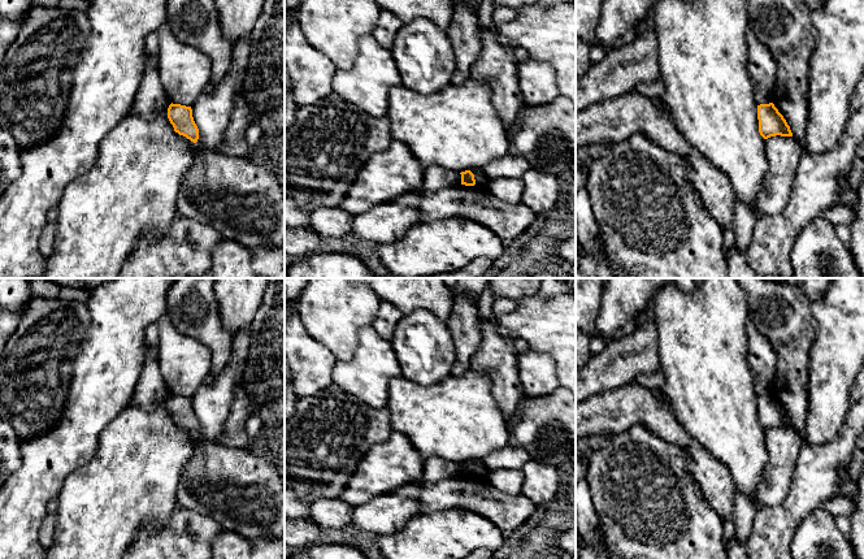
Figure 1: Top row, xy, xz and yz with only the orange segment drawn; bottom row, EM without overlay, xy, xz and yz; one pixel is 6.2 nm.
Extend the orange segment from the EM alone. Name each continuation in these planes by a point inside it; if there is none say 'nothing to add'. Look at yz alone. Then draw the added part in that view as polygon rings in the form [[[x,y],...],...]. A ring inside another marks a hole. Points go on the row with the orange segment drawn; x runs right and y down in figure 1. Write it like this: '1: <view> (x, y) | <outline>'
nothing to add

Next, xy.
nothing to add

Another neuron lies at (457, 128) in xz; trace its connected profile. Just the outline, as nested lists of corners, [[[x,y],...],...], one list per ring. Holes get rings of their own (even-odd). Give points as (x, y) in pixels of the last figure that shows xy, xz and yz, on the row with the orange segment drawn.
[[[473,78],[430,95],[404,86],[394,87],[388,95],[387,118],[392,140],[404,143],[424,169],[433,165],[460,173],[483,169],[512,151],[511,135],[491,101],[491,88]]]

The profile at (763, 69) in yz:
[[[751,22],[747,29],[748,73],[754,82],[757,105],[773,103],[773,90],[778,78],[778,69],[773,53],[757,39]]]

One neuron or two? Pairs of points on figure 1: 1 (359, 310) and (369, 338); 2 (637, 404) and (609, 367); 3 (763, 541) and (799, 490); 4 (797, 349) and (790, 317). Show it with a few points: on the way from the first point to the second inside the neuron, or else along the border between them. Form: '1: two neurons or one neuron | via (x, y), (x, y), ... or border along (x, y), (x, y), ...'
1: two neurons | border along (370, 324), (359, 330), (359, 345), (354, 355)
2: two neurons | border along (632, 382), (594, 395)
3: one neuron | via (775, 528), (799, 503)
4: one neuron | via (793, 341), (790, 325)

